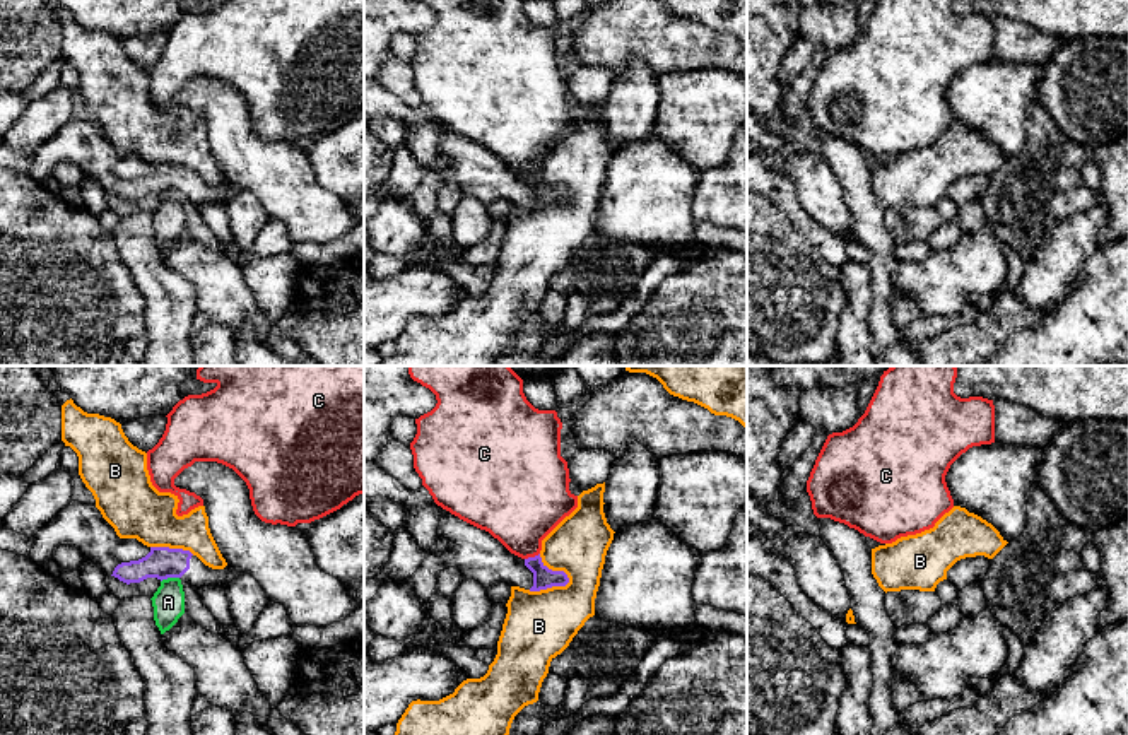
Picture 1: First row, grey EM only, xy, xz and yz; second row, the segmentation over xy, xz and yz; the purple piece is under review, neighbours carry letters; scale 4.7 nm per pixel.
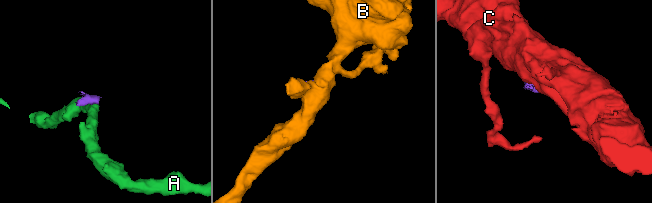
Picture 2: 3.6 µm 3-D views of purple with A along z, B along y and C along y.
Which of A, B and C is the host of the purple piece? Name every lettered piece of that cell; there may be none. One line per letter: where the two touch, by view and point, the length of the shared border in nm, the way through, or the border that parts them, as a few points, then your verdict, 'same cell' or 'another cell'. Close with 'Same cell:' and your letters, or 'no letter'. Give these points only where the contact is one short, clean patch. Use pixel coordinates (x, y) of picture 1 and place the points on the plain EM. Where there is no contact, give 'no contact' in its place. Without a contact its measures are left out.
A: meets purple in xy at (170, 194); contact 90 nm long; border along xy (178, 194), (168, 194), (161, 199); another cell
B: meets purple in xz at (558, 188); contact 200 nm long; border along xz (539, 171), (549, 185), (566, 192), (564, 204); another cell
C: meets purple in xz at (532, 175); contact 80 nm long; border along xz (539, 170), (525, 176); another cell
Same cell: no letter

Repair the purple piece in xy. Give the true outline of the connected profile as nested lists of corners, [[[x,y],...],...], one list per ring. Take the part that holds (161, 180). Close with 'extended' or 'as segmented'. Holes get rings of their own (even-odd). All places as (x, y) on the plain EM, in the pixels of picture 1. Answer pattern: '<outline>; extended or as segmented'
[[[72,118],[34,152],[31,176],[43,183],[62,162],[79,166],[104,193],[126,202],[147,195],[179,195],[195,205],[226,205],[238,191],[231,183],[212,186],[190,168],[147,164],[137,156],[120,156],[96,121],[79,118]]]; extended

